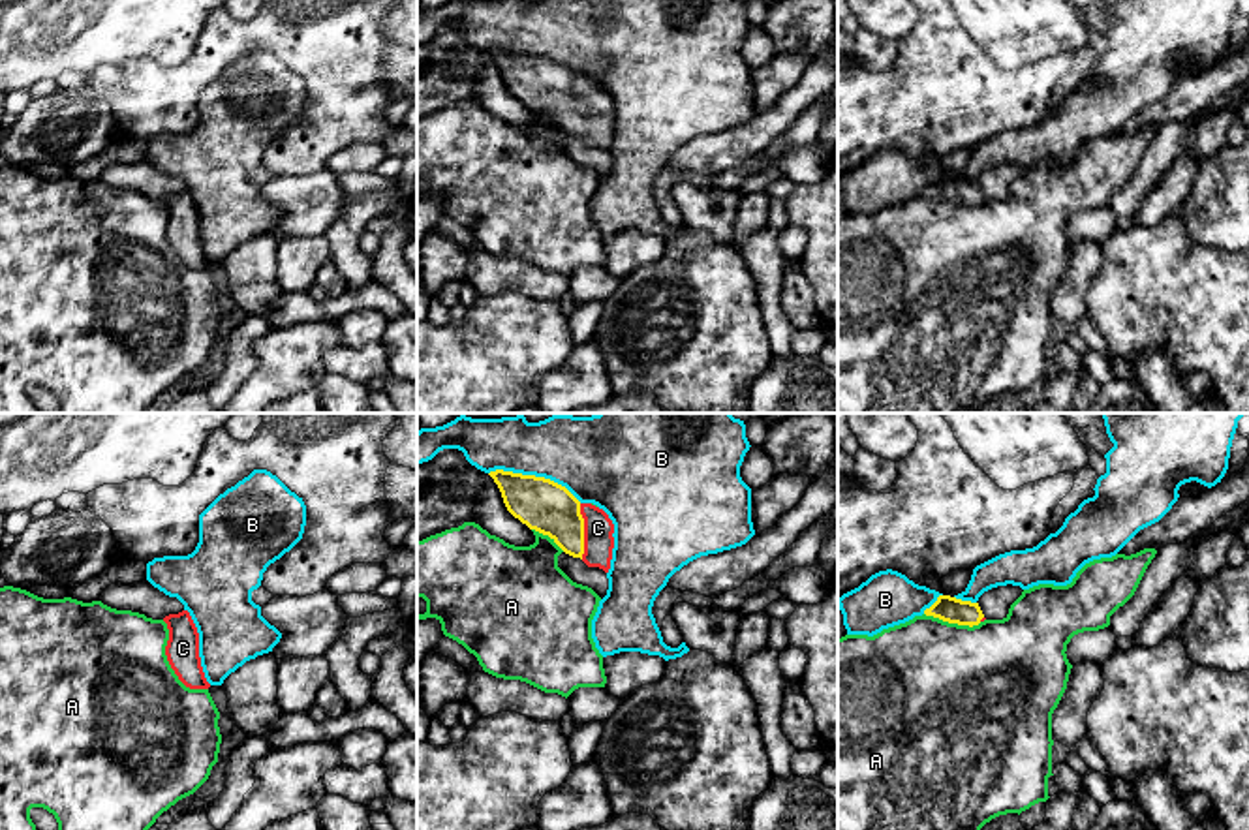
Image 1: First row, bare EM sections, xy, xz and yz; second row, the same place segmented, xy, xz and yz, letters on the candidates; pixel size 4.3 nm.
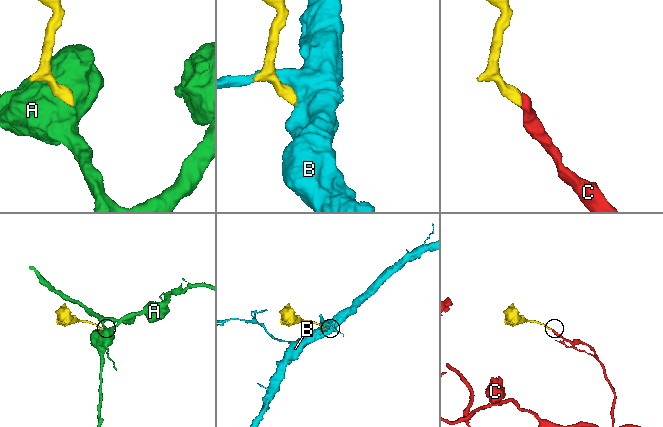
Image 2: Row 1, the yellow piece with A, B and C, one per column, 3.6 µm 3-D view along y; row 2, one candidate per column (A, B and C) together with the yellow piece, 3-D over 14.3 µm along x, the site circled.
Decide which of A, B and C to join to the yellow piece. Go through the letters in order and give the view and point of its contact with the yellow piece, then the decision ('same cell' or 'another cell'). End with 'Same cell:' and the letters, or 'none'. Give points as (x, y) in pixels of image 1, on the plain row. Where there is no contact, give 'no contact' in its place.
A: contact yz (953, 201); another cell
B: contact xz (534, 55); another cell
C: contact xz (583, 111); same cell
Same cell: C

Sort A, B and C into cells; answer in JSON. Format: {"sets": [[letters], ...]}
{"sets": [["A"], ["B"], ["C"]]}

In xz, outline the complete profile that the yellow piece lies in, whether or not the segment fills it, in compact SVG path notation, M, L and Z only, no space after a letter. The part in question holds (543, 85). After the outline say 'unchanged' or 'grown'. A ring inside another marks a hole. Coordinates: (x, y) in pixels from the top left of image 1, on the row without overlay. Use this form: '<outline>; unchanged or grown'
M503 49L488 54L515 98L548 115L565 133L580 137L588 146L609 152L614 103L603 88L580 83L565 66L545 56Z; grown

